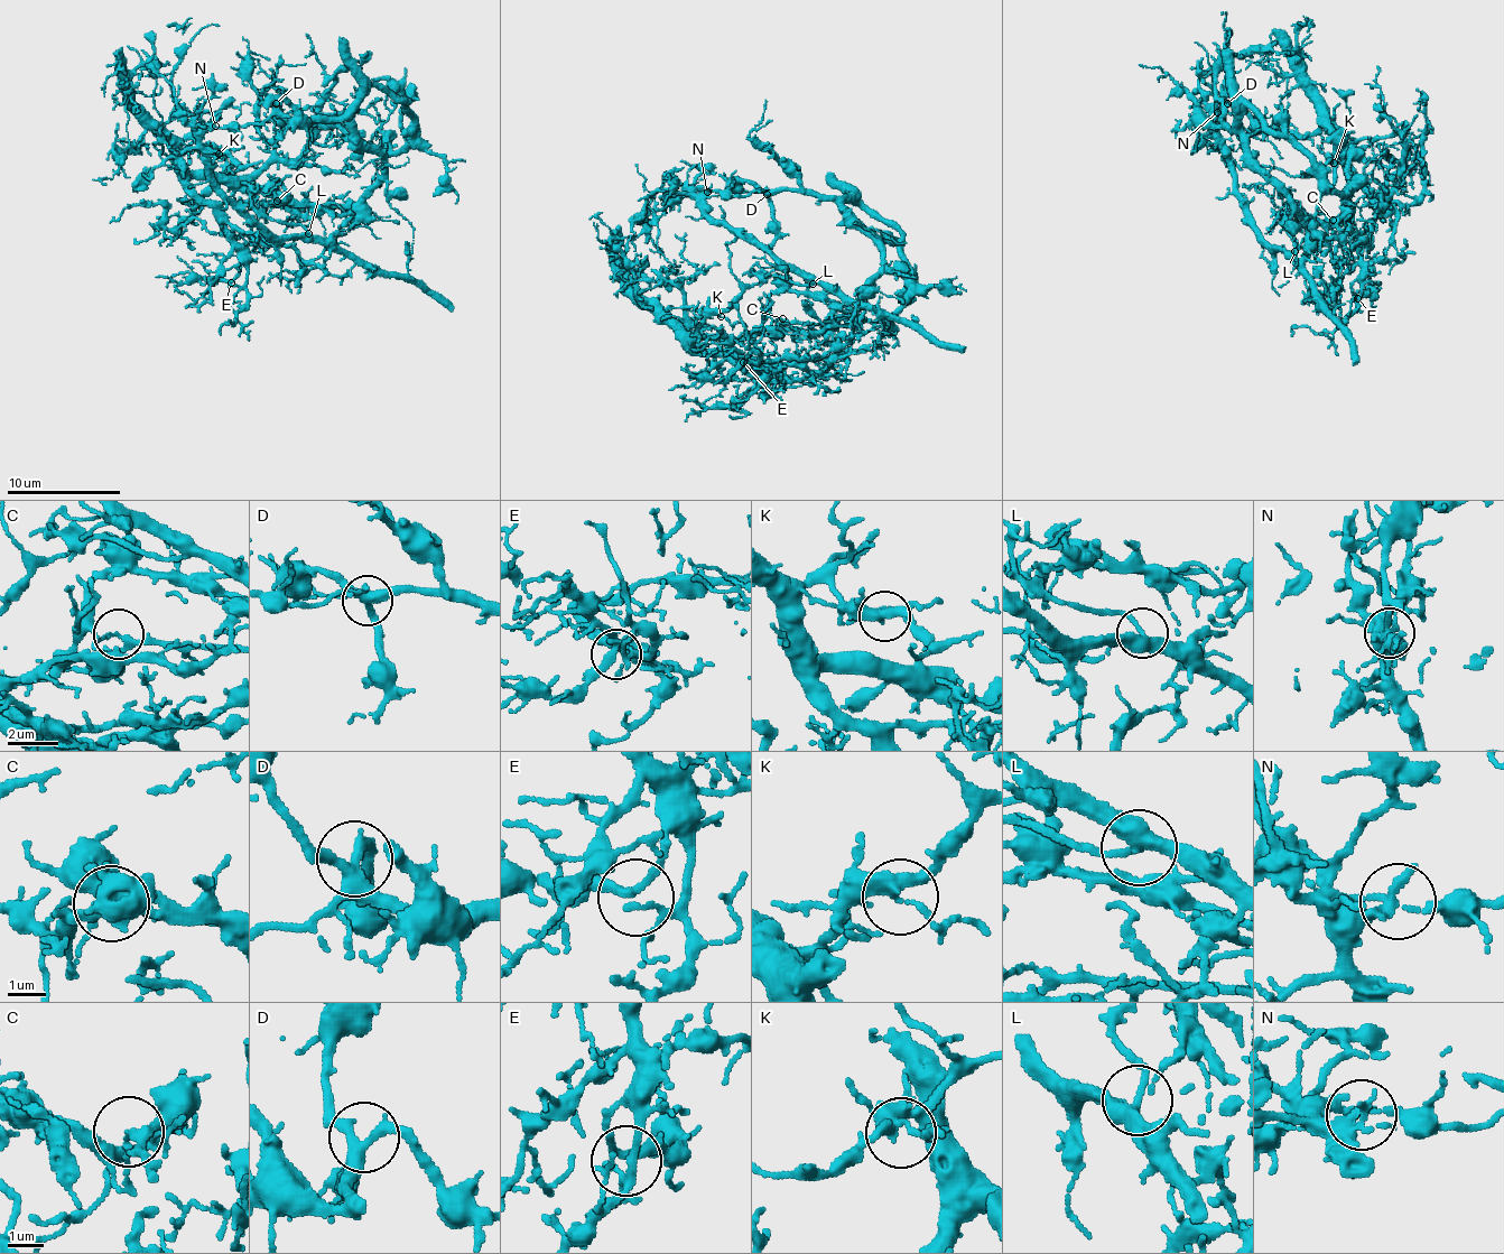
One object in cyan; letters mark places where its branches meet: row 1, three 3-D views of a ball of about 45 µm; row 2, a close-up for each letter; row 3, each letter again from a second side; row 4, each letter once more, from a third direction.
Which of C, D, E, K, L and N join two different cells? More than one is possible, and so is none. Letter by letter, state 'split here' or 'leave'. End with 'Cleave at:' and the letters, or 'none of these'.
C: split here
D: leave
E: leave
K: leave
L: leave
N: split here
Cleave at: C, N

